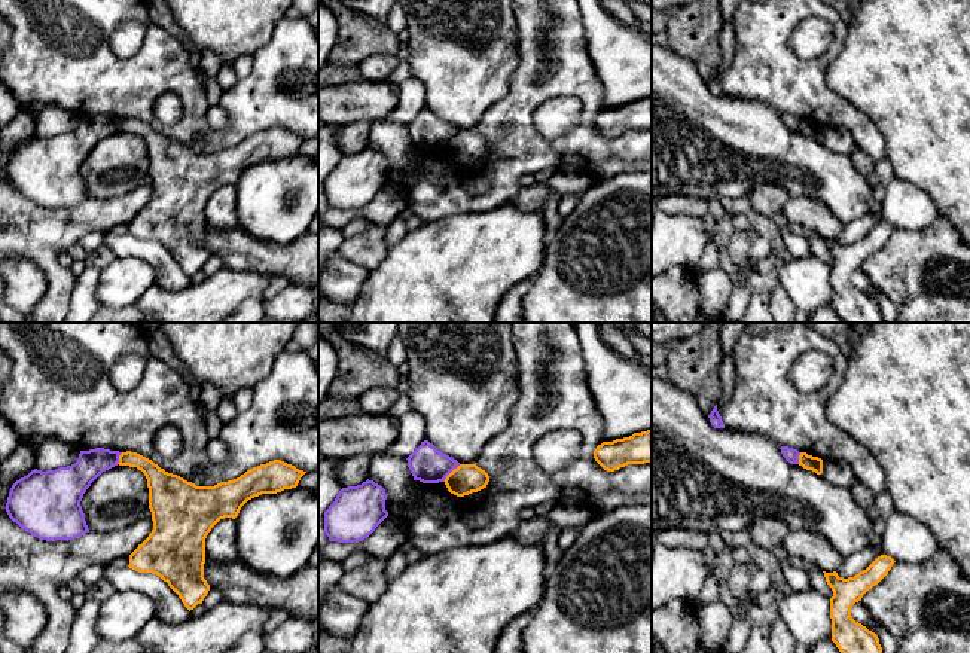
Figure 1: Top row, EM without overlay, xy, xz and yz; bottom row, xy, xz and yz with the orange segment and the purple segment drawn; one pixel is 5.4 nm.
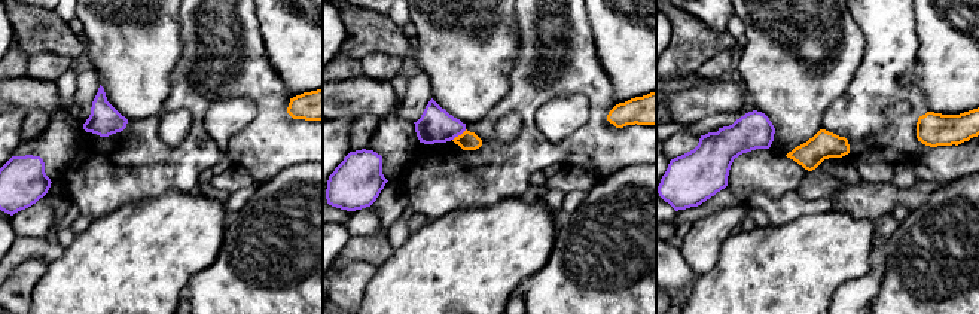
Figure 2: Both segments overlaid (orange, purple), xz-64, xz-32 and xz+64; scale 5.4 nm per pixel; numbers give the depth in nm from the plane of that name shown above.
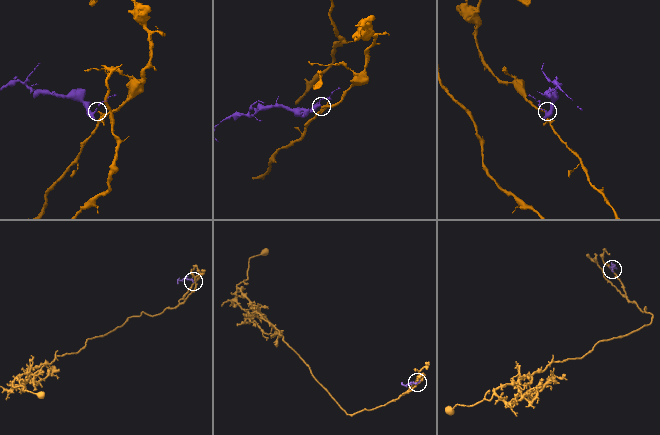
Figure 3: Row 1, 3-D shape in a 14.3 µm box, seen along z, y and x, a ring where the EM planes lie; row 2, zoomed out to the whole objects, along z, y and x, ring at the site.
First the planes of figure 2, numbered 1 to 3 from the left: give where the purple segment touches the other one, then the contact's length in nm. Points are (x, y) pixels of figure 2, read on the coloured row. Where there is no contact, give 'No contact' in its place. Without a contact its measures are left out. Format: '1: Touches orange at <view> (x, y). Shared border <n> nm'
1: No contact
2: Touches orange at xz-32 (458, 136). Shared border 100 nm
3: No contact

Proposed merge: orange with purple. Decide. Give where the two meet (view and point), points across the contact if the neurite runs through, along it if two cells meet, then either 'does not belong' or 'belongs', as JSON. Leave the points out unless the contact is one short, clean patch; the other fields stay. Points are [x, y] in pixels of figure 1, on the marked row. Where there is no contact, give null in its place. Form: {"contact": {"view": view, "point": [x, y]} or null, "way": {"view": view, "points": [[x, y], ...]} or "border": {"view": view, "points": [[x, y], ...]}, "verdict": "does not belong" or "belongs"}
{"contact": {"view": "xz", "point": [451, 472]}, "border": {"view": "xz", "points": [[460, 464], [444, 481]]}, "verdict": "does not belong"}

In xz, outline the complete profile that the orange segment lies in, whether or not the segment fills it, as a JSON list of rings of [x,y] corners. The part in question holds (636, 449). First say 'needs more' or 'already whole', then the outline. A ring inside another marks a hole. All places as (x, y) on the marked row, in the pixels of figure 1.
already whole | [[[652,430],[603,442],[594,451],[594,458],[607,472],[619,470],[628,464],[652,463]]]

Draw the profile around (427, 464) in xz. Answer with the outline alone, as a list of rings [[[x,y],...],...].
[[[428,440],[421,442],[406,460],[414,480],[423,483],[445,482],[446,476],[460,466],[457,460],[439,451]]]

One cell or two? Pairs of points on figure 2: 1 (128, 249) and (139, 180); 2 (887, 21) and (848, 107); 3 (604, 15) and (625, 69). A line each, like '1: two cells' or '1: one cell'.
1: two cells
2: one cell
3: one cell

